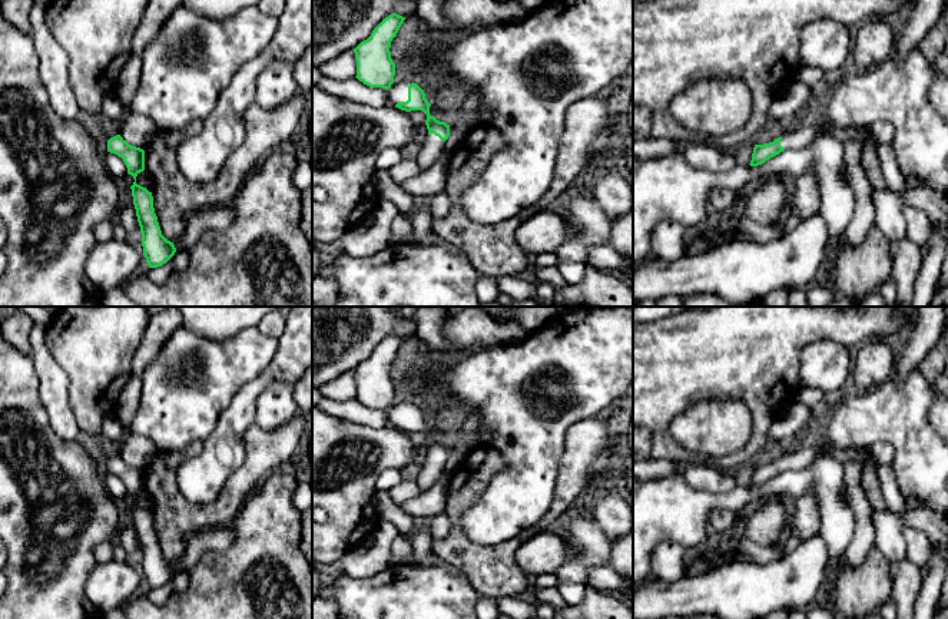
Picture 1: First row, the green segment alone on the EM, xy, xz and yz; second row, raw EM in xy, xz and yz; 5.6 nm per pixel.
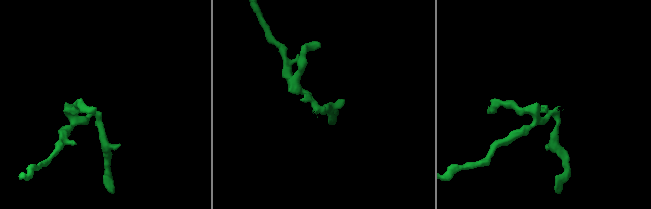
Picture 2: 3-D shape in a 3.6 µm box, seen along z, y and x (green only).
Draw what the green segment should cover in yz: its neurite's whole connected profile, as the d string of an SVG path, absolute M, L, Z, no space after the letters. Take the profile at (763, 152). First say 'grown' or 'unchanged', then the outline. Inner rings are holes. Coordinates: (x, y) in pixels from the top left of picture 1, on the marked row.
grown | M822 122L816 125L803 125L790 133L775 139L773 142L755 145L750 166L758 166L769 160L770 158L779 155L785 149L803 149L812 145L812 142L822 136L831 135L839 139L842 143L848 140L861 140L864 145L872 140L872 136L866 132L861 132L855 128L836 128L826 126Z

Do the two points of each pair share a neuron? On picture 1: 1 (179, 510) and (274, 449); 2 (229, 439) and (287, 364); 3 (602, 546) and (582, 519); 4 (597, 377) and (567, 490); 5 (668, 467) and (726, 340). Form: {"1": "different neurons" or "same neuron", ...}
{"1": "same neuron", "2": "same neuron", "3": "same neuron", "4": "different neurons", "5": "different neurons"}

